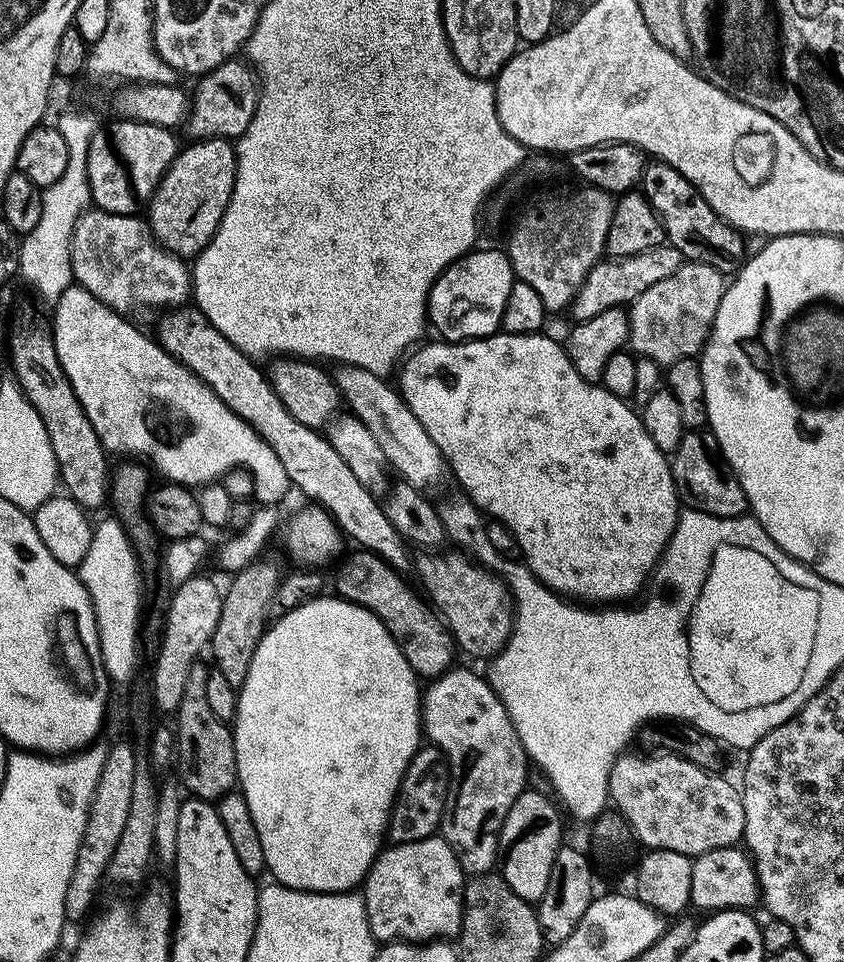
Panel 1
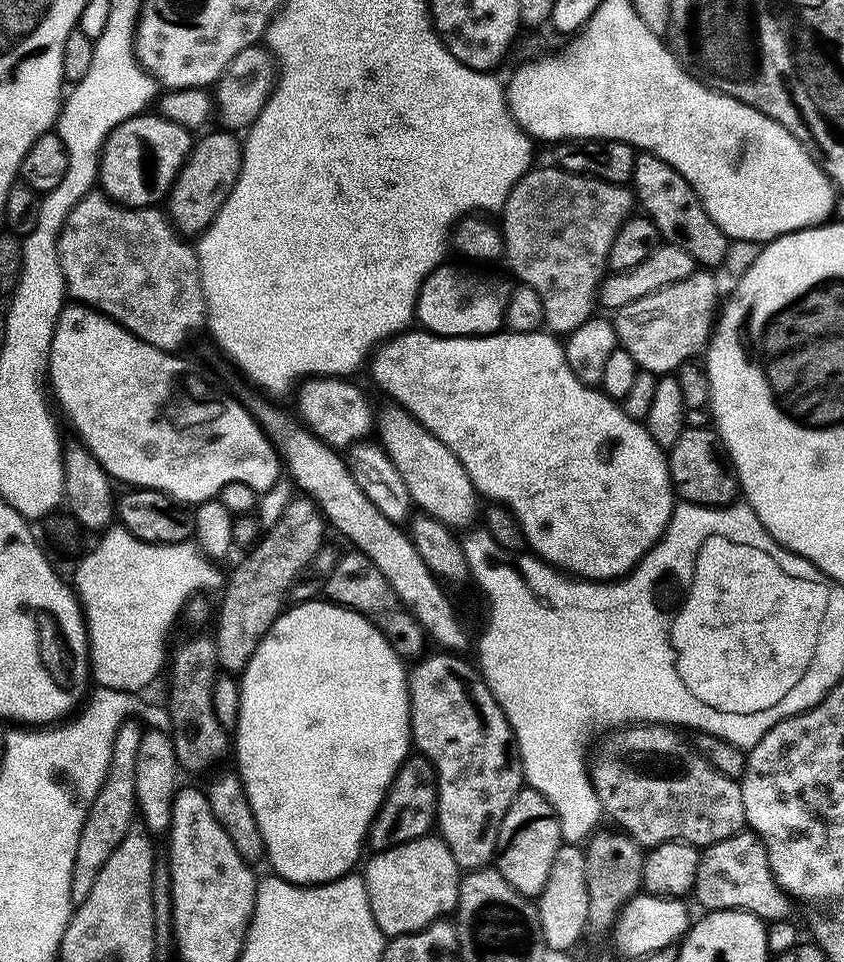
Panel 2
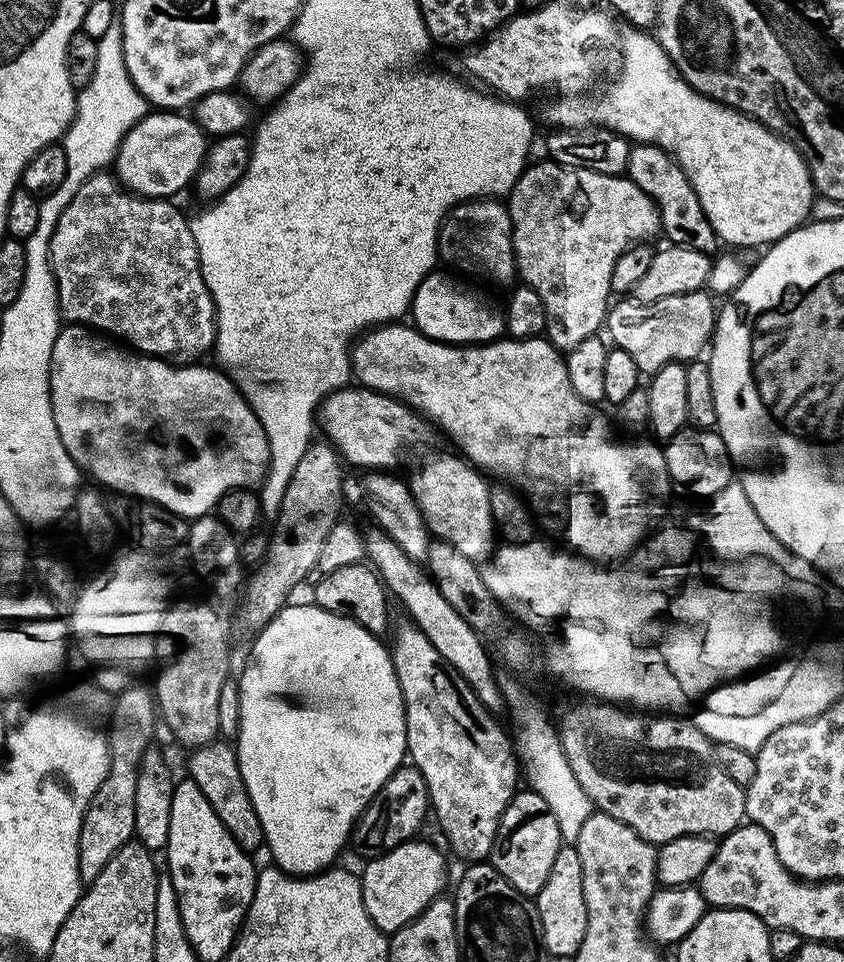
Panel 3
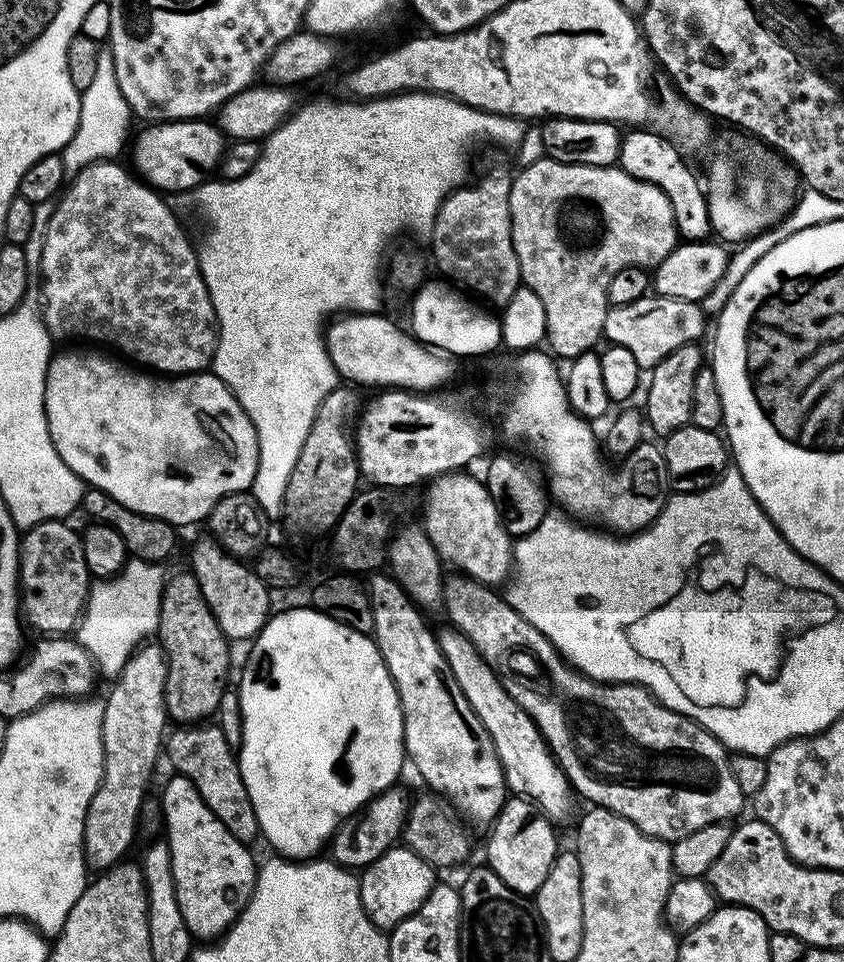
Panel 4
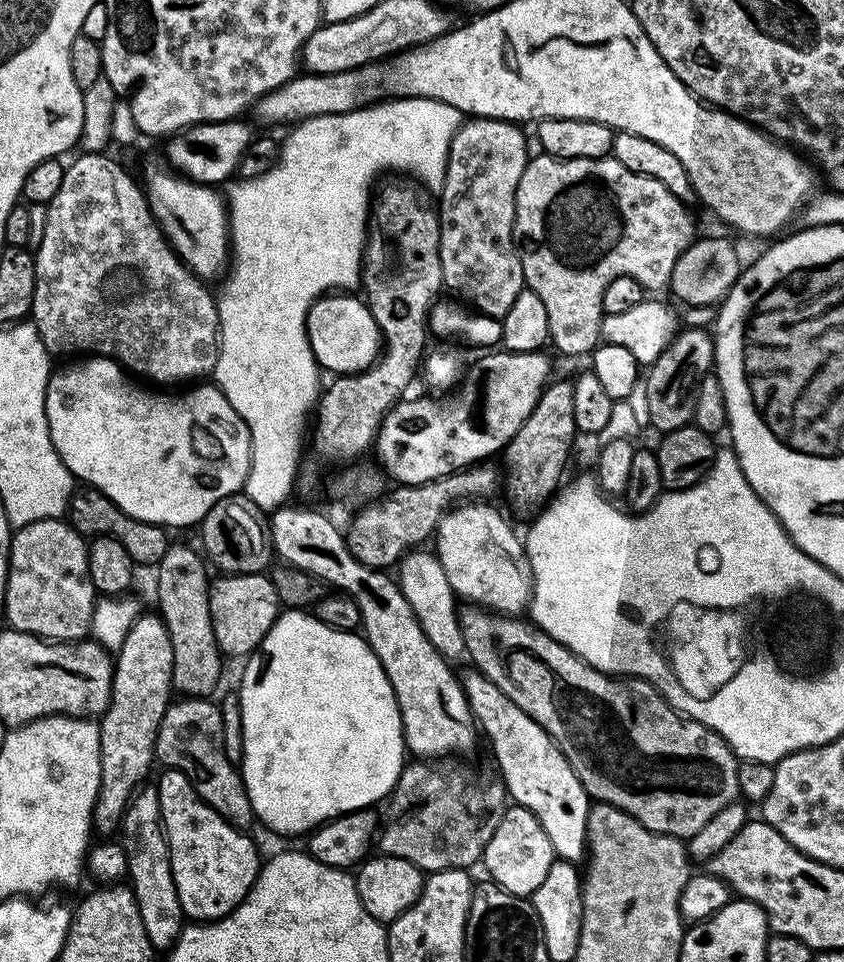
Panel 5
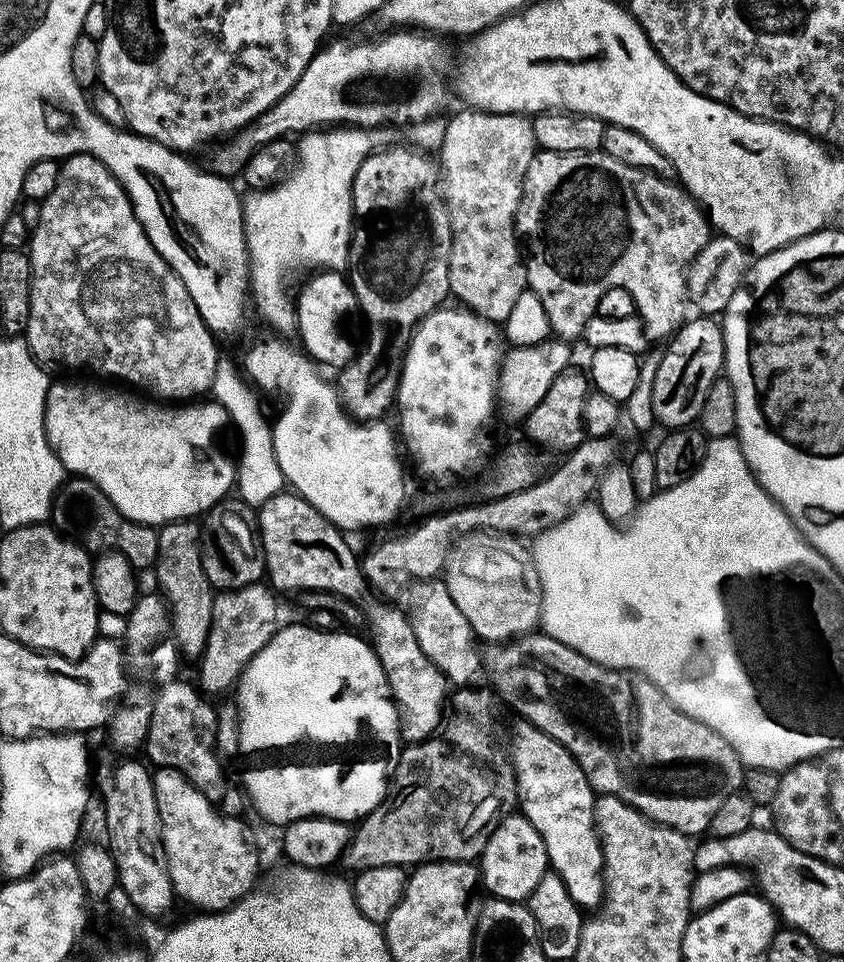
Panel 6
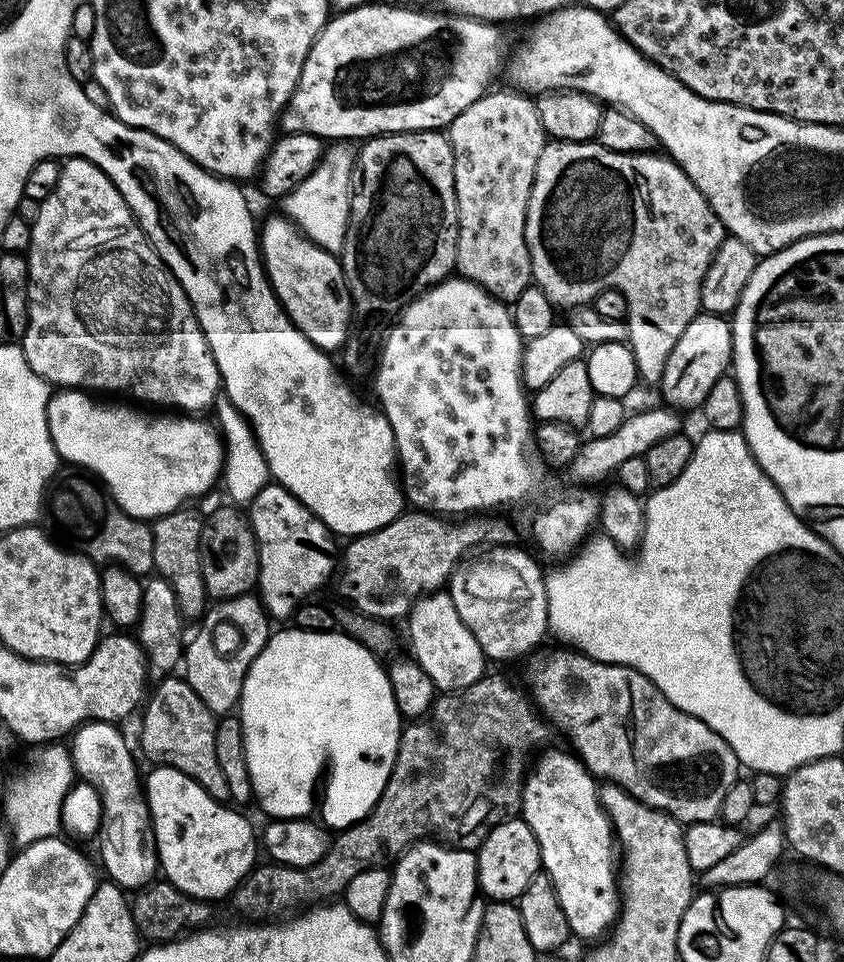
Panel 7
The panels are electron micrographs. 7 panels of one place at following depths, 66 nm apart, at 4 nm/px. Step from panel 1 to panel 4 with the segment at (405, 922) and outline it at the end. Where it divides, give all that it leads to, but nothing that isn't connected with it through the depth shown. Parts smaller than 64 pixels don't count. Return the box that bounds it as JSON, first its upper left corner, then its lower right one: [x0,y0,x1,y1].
[359,846,438,930]

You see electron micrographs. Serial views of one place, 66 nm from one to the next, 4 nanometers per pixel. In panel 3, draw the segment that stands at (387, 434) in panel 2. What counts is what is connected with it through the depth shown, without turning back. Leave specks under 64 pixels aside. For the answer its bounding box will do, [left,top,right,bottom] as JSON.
[410,454,494,562]

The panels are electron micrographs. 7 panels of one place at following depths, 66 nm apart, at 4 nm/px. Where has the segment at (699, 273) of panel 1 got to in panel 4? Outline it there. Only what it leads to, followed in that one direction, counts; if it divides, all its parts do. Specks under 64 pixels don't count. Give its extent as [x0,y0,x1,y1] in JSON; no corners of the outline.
[603,294,706,370]

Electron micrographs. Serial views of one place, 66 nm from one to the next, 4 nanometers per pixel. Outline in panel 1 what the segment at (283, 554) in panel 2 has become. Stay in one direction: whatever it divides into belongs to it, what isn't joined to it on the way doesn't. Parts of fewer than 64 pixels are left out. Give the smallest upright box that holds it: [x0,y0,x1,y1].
[210,558,282,689]

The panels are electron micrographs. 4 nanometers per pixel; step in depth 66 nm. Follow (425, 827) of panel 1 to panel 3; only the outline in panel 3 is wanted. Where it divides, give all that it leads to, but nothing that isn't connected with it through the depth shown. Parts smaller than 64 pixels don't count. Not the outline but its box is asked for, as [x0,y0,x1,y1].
[350,766,430,861]

